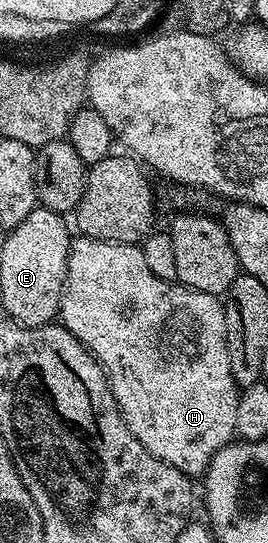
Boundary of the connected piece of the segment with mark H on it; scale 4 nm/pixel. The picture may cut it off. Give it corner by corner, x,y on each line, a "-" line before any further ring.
77,237
69,245
59,323
97,358
129,431
141,444
184,475
204,476
215,453
235,435
239,388
231,377
231,357
227,357
224,302
211,293
155,277
136,243

